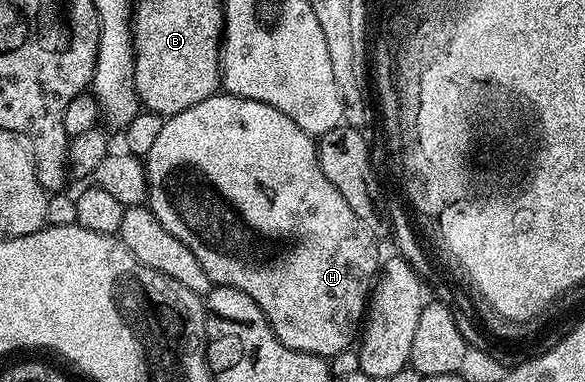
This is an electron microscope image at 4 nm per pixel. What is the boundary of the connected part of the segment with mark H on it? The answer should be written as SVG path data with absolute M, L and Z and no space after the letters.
M218 91L212 97L203 99L203 103L195 103L195 107L187 107L187 111L179 111L173 117L165 118L163 131L159 131L155 143L151 146L149 156L144 158L145 174L149 184L147 204L153 214L199 259L203 271L207 271L210 282L214 286L226 285L243 291L243 295L251 295L263 311L267 323L275 336L287 347L295 351L310 353L326 359L335 356L339 351L350 348L358 340L359 330L367 312L367 302L379 273L379 257L377 261L377 245L373 242L374 234L347 207L347 199L335 191L331 179L323 175L323 167L319 167L317 158L317 141L299 127L283 111L275 111L275 107L267 107L267 103L259 103L255 99L243 99L224 91Z

